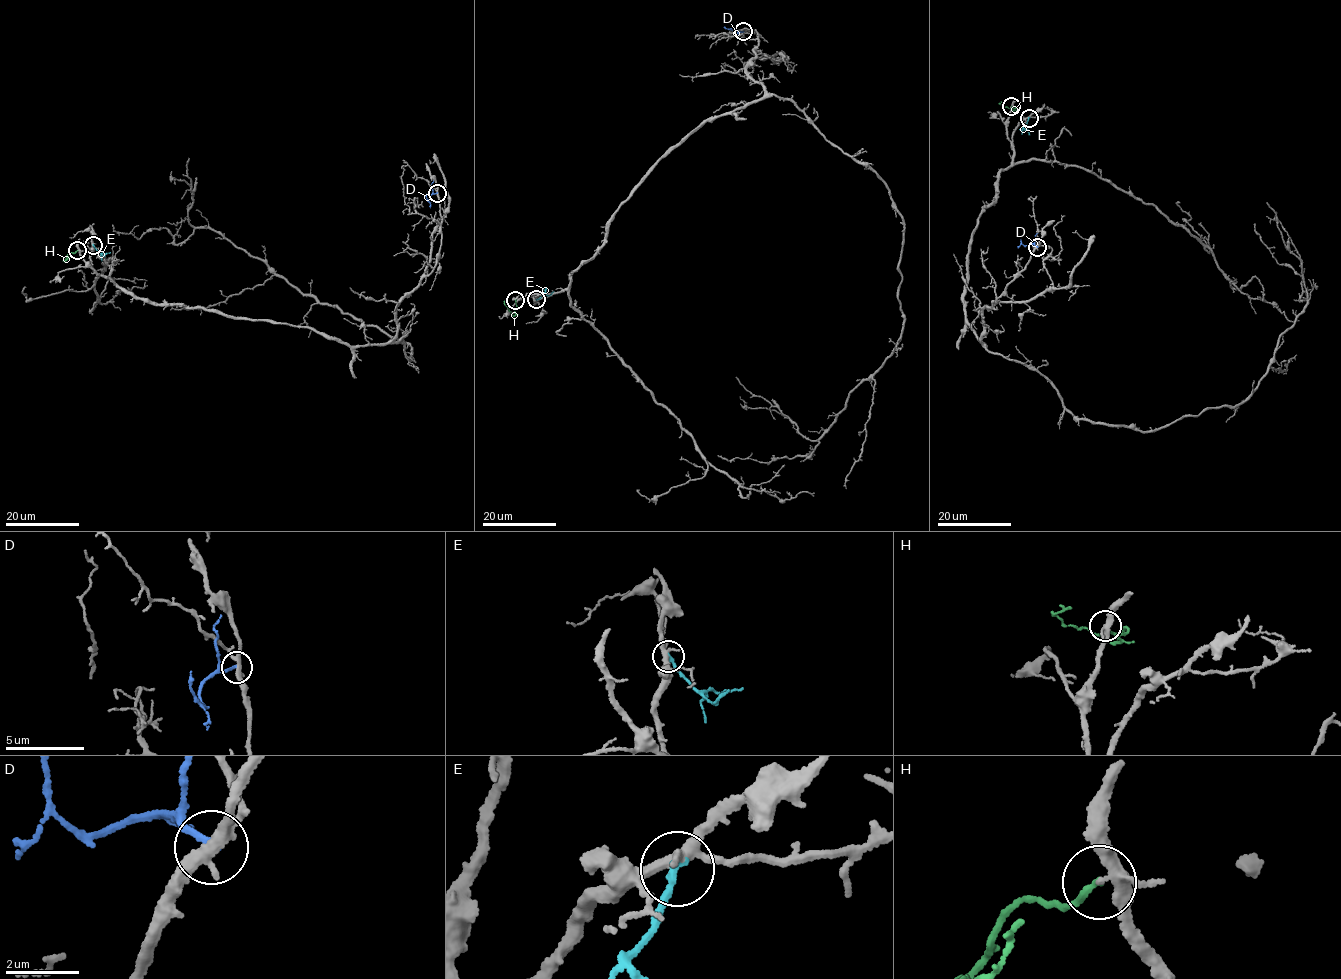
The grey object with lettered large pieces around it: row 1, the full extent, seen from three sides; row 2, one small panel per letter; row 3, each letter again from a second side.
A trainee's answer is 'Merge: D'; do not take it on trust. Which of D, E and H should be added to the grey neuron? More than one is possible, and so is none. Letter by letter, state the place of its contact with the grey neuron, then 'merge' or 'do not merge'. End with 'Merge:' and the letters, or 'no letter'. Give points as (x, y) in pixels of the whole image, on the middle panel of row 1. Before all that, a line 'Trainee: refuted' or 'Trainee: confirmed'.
Trainee: refuted
D: meets grey at (743, 31); do not merge
E: meets grey at (536, 299); do not merge
H: meets grey at (515, 300); merge
Merge: H

